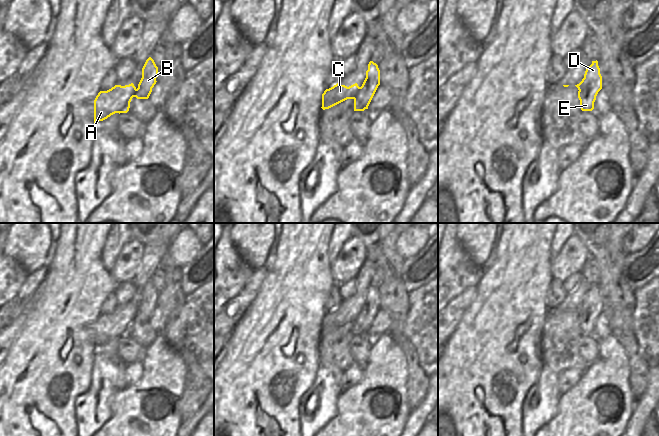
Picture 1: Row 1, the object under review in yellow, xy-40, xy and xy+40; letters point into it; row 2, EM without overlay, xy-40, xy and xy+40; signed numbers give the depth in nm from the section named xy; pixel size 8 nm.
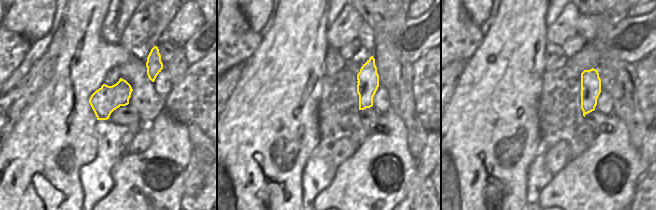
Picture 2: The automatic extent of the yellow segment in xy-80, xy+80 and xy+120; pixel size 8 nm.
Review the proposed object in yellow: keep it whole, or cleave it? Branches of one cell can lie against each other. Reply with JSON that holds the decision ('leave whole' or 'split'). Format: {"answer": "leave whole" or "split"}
{"answer": "split"}

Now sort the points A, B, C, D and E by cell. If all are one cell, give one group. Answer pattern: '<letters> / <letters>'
A C / B D E

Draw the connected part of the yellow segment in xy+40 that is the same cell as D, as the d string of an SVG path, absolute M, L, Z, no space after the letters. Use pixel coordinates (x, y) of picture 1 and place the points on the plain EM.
M592 285L592 288L586 293L584 302L579 307L578 322L582 335L592 335L598 316L602 313L602 300L598 285Z

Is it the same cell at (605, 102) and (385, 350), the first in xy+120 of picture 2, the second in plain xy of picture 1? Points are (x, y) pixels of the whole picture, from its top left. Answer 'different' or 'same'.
different

